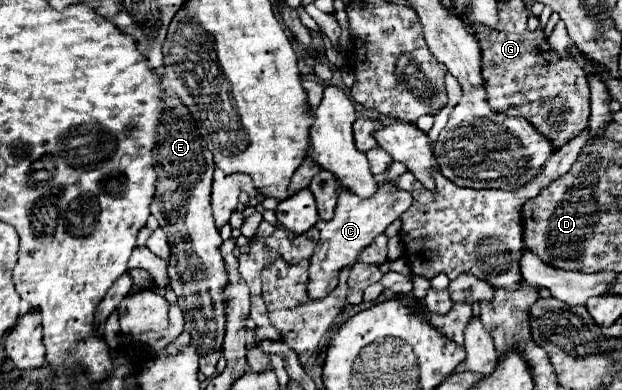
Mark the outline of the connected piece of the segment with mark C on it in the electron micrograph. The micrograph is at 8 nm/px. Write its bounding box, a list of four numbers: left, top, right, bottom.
[308,161,412,300]

